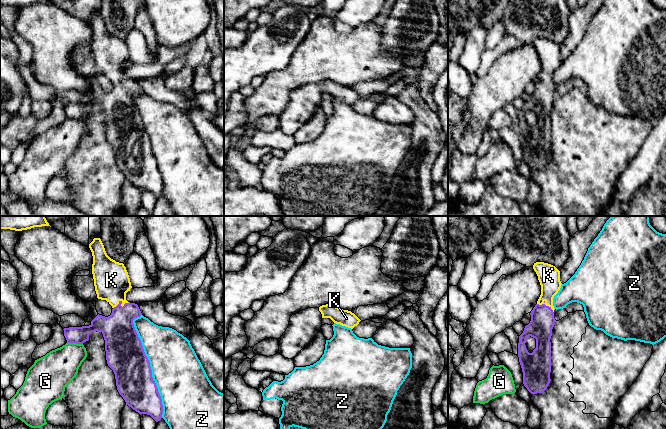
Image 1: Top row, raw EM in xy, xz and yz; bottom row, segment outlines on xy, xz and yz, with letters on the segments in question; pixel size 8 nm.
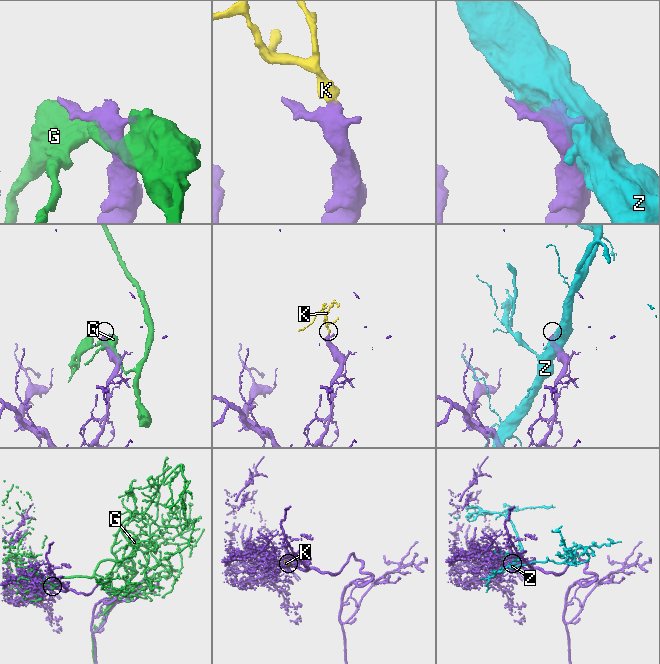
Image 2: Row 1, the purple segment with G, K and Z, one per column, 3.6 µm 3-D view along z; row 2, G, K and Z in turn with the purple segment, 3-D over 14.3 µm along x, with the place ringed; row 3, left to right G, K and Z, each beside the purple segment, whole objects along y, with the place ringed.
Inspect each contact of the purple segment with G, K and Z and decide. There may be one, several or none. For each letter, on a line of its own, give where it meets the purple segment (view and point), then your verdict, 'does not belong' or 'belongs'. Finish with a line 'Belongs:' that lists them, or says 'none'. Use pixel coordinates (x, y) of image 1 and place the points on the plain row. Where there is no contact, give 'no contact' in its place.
G: xy (75, 118) | does not belong
K: xy (121, 79) | belongs
Z: xy (149, 141) | does not belong
Belongs: K

